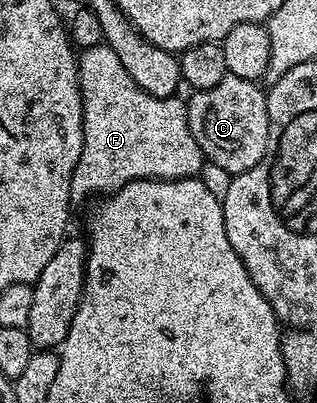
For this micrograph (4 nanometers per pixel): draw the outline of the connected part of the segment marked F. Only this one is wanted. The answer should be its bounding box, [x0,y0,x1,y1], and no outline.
[70,42,206,205]

